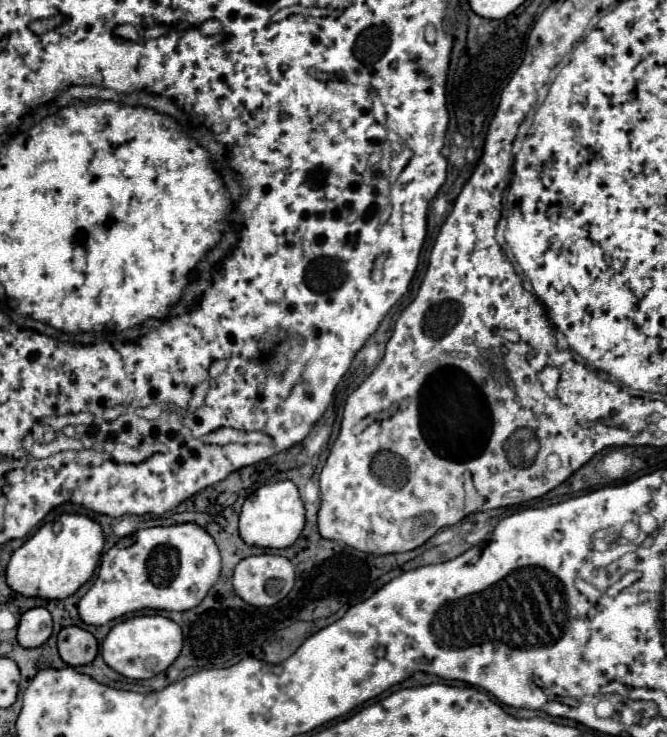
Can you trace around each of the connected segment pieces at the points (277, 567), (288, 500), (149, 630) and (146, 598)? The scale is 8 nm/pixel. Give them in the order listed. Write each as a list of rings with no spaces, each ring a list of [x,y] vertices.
[[[248,556],[236,566],[232,584],[250,606],[274,606],[292,590],[294,566],[284,556]]]
[[[284,480],[284,482],[272,482],[262,488],[258,488],[252,496],[246,498],[242,512],[239,513],[238,529],[240,538],[258,548],[290,548],[305,525],[305,508],[300,500],[298,488]]]
[[[134,616],[130,620],[114,624],[102,642],[104,662],[118,674],[132,680],[148,680],[160,672],[166,672],[178,658],[183,647],[184,636],[180,626],[164,616]]]
[[[178,524],[178,526],[158,526],[138,530],[130,537],[122,539],[112,546],[100,562],[98,578],[92,588],[80,598],[78,614],[84,624],[104,626],[128,612],[138,612],[144,608],[150,610],[170,610],[170,612],[186,612],[196,608],[212,588],[212,584],[220,576],[220,552],[212,540],[212,536],[196,524]]]

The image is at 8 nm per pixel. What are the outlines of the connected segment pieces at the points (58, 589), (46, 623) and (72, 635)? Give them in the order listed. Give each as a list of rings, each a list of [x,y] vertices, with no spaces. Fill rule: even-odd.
[[[62,514],[58,522],[48,522],[28,538],[10,558],[6,568],[6,584],[28,598],[64,600],[86,584],[100,560],[104,548],[104,534],[96,520],[84,514]]]
[[[32,608],[22,614],[18,624],[18,642],[24,648],[42,646],[52,634],[52,616],[44,608]]]
[[[68,626],[62,628],[58,634],[58,652],[68,666],[76,668],[90,664],[96,658],[98,642],[90,632],[76,626]]]

